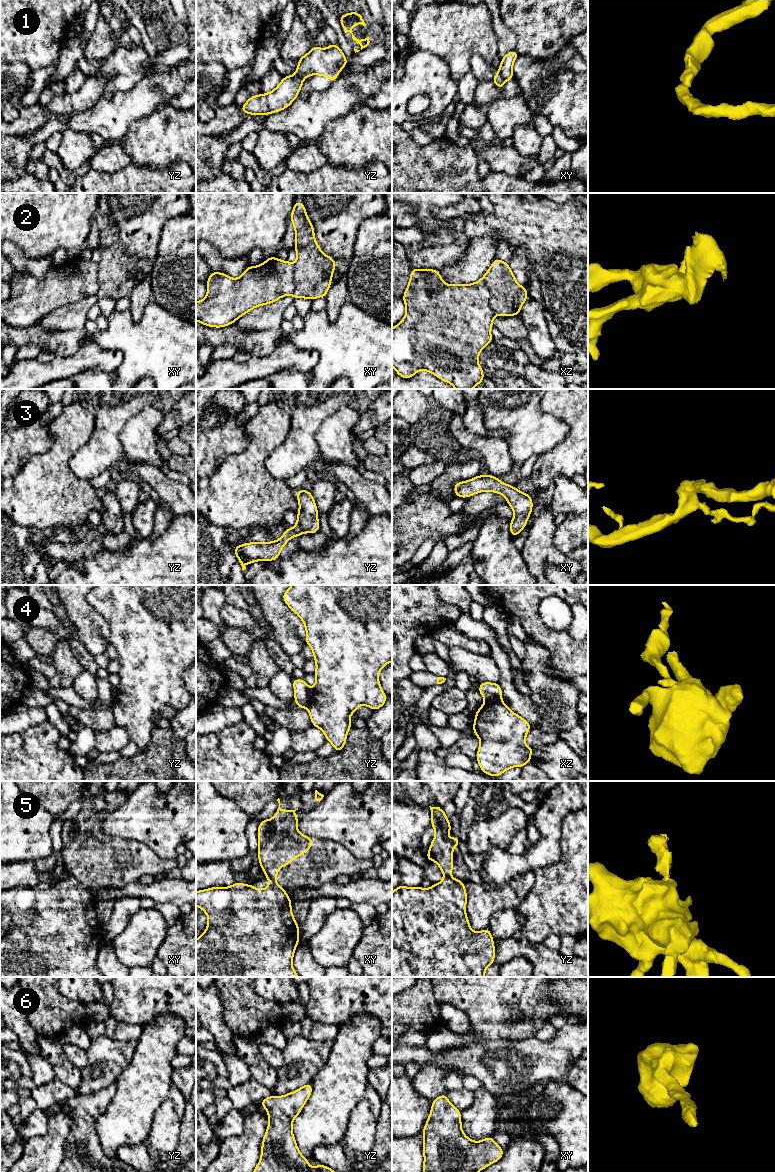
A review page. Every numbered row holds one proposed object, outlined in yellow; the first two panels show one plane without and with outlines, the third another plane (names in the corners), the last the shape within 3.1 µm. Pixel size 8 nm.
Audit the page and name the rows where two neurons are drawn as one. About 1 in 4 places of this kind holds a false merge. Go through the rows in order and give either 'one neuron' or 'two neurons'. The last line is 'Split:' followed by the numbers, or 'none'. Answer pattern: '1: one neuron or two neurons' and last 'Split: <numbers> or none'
1: two neurons
2: two neurons
3: one neuron
4: two neurons
5: two neurons
6: one neuron
Split: 1, 2, 4, 5

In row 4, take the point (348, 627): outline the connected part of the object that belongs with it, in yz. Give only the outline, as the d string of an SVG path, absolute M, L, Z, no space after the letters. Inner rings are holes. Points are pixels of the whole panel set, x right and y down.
M292 585L284 592L282 599L302 620L306 629L305 643L310 646L314 654L316 683L311 689L312 694L308 707L312 726L323 731L326 740L333 745L335 752L341 752L345 747L349 729L353 726L350 716L357 708L360 705L365 705L376 711L387 701L387 695L380 685L378 675L385 665L392 662L392 585Z

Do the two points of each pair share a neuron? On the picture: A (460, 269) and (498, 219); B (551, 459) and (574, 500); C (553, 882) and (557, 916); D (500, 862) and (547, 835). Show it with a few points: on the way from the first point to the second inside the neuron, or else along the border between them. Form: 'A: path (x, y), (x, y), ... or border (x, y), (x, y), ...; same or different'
A: border (469, 239), (475, 236), (493, 234), (497, 244); different
B: border (571, 478), (557, 475), (553, 483), (552, 497); different
C: path (557, 890), (557, 908); same
D: path (513, 862), (526, 862), (540, 848); same

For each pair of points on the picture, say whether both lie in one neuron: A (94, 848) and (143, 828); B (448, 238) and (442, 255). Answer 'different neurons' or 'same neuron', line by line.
A: different neurons
B: different neurons

